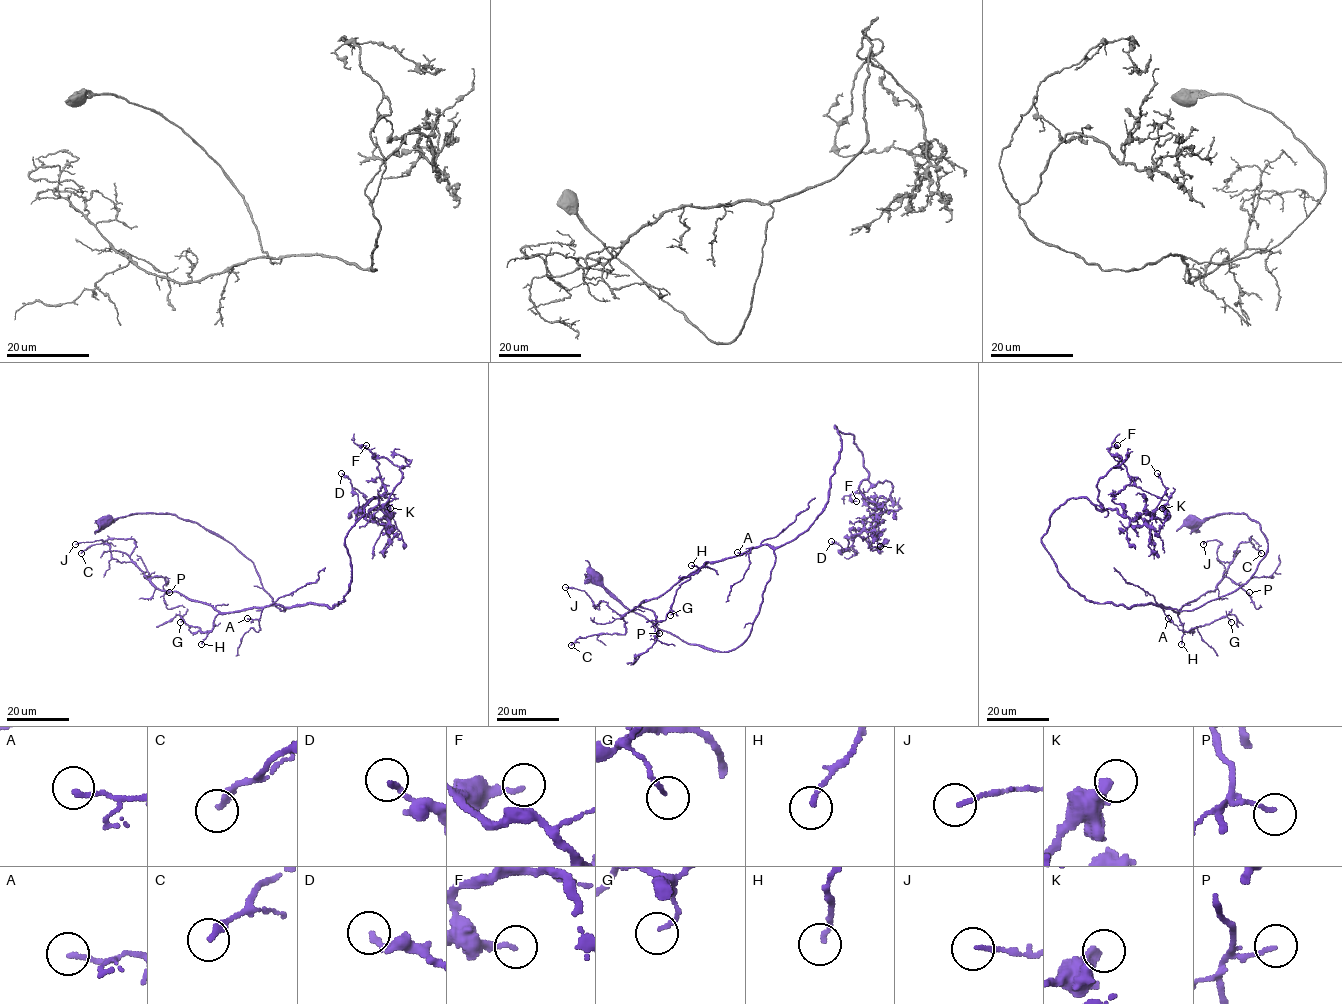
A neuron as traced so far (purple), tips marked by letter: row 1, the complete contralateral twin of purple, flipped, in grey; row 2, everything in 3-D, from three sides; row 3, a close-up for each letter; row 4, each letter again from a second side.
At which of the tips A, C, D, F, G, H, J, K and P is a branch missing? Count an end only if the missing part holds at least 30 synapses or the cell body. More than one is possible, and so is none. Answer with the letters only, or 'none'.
none

